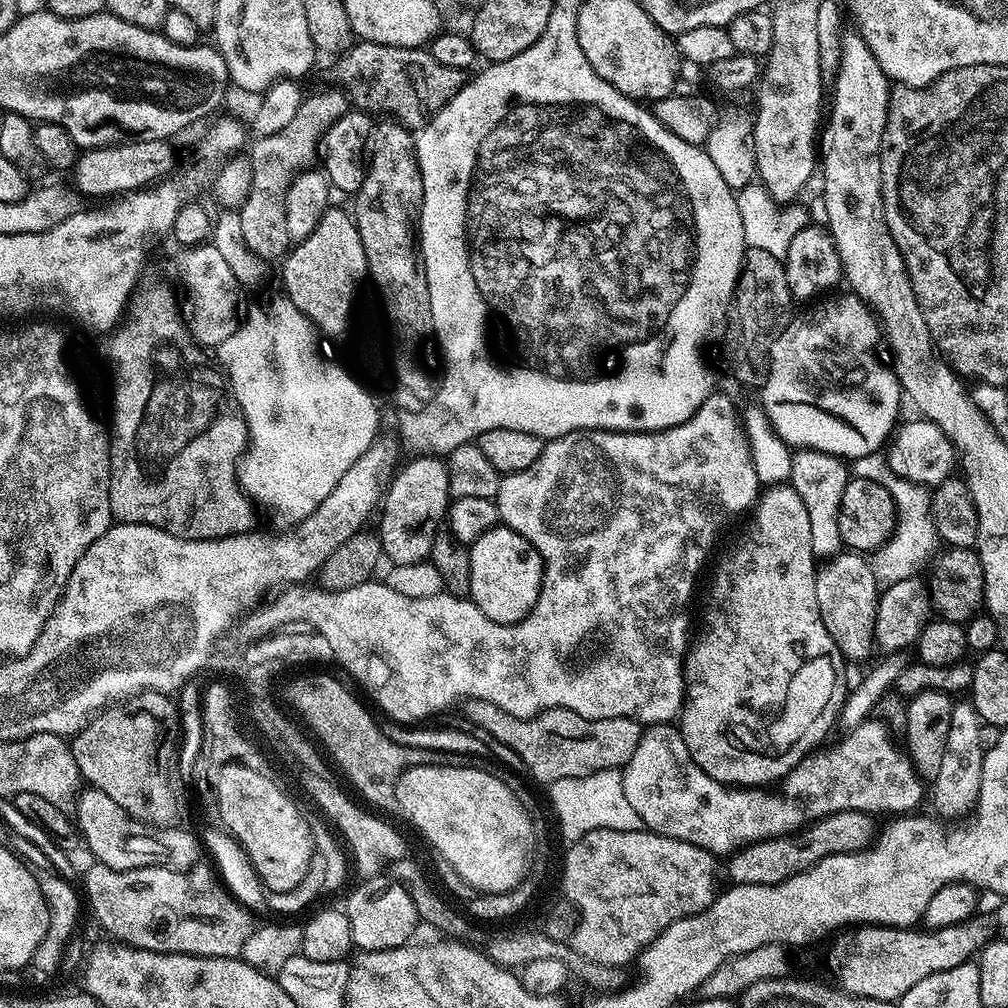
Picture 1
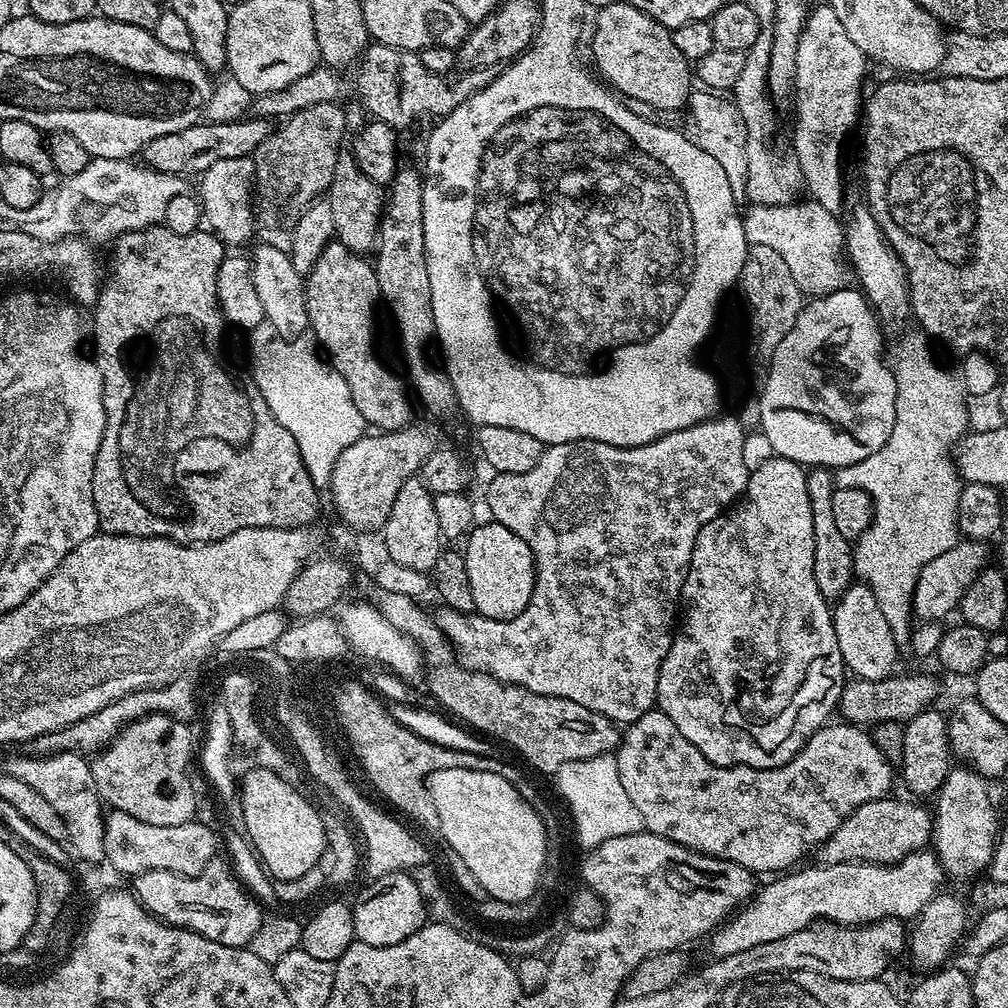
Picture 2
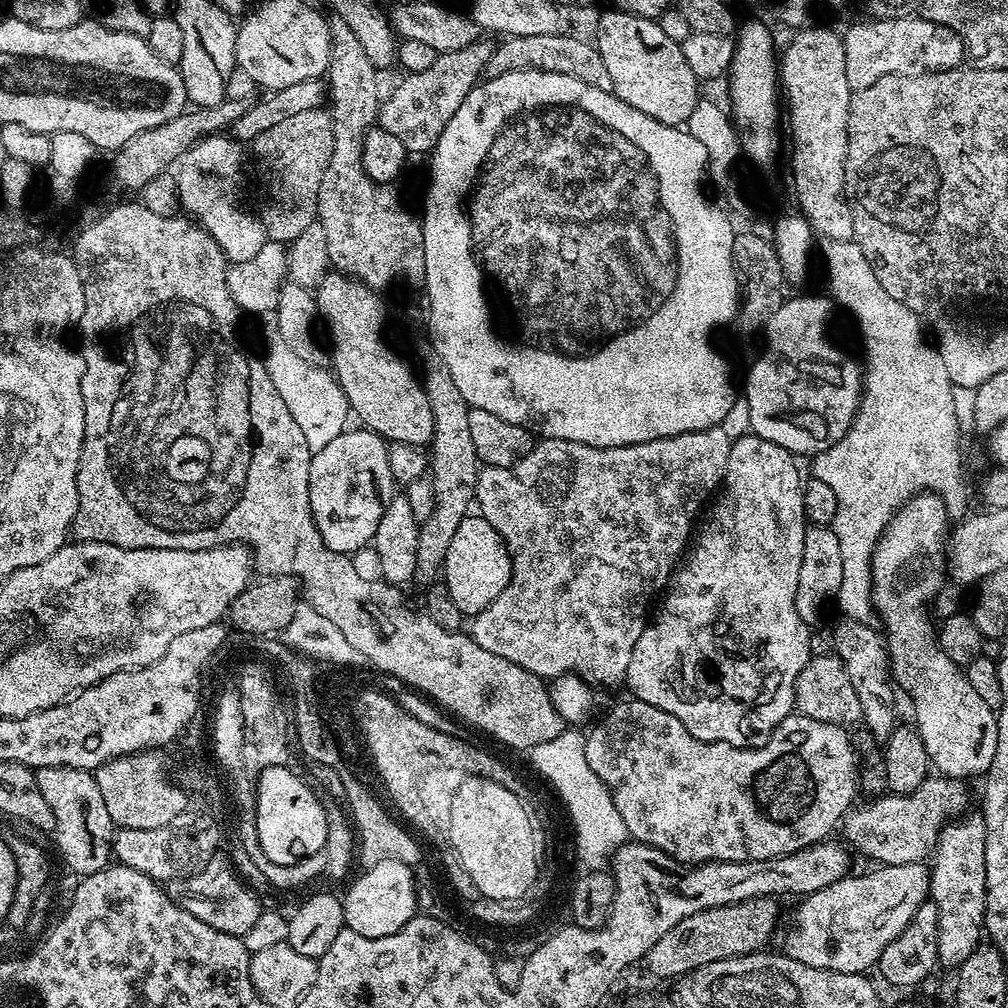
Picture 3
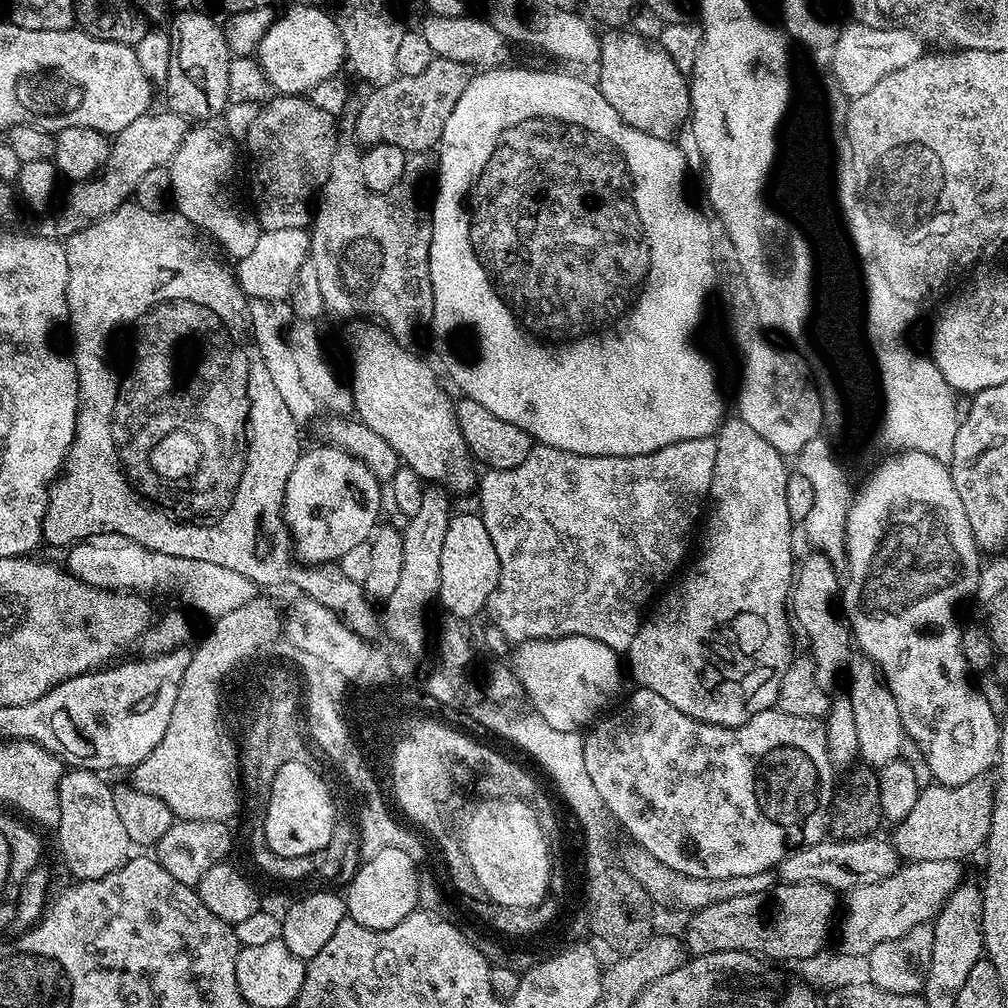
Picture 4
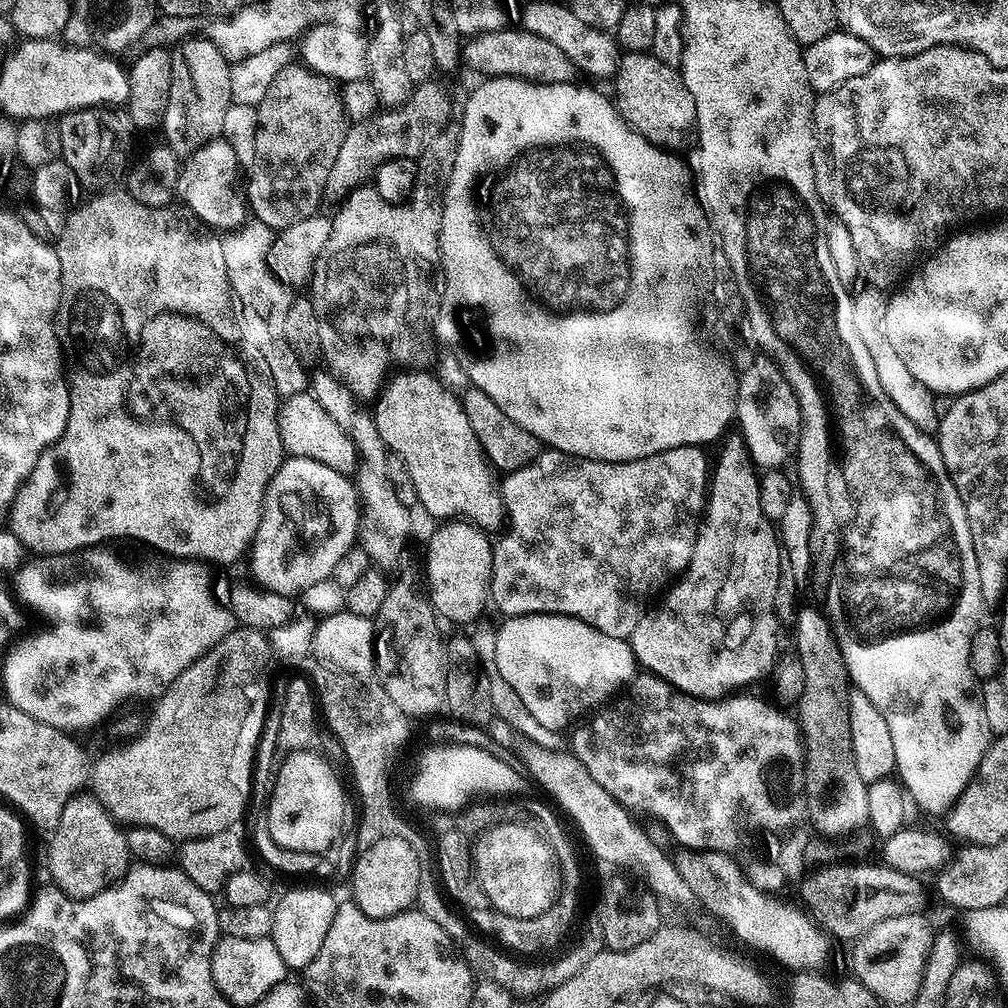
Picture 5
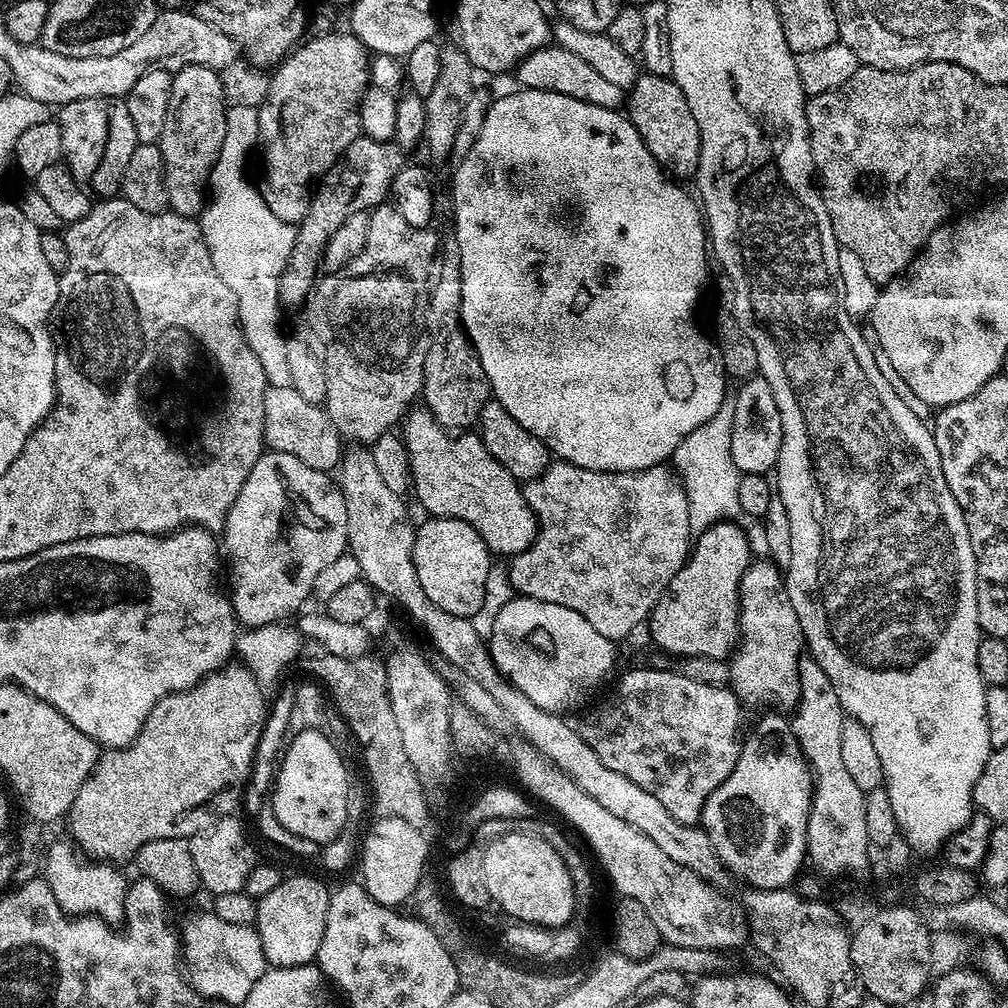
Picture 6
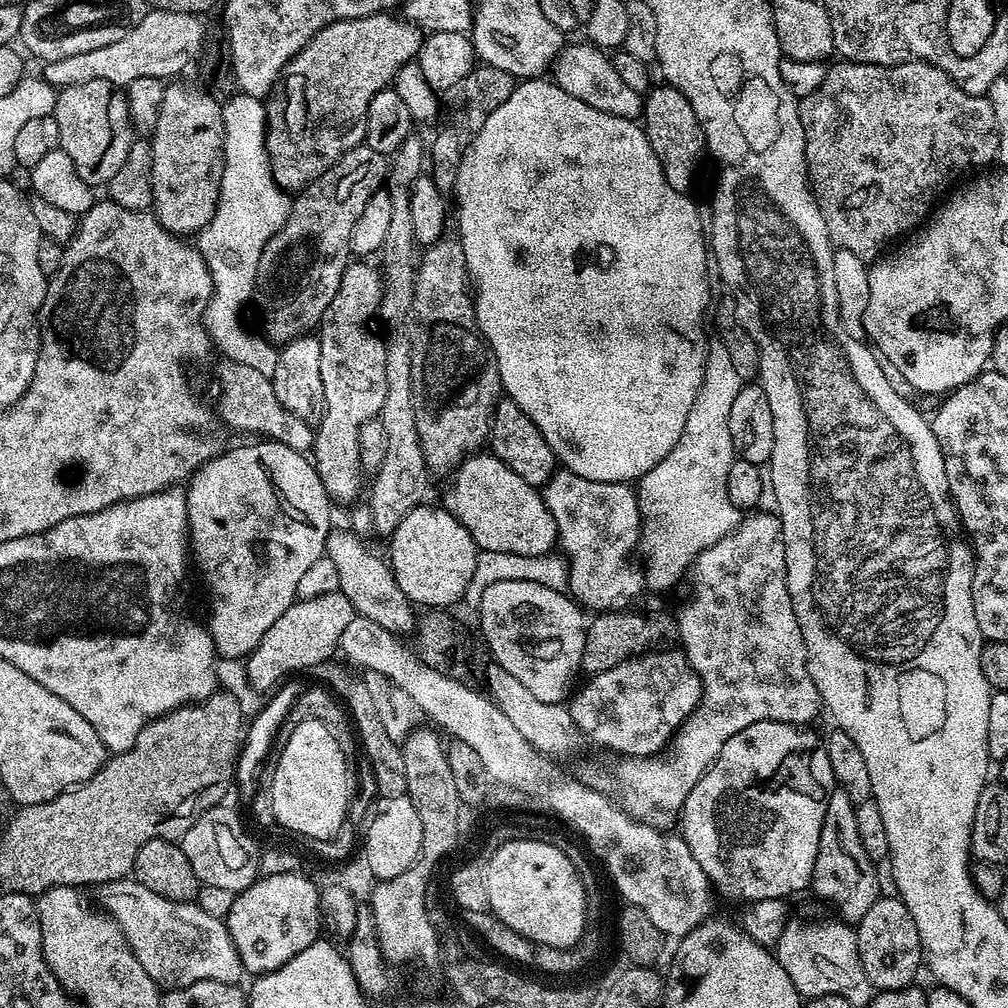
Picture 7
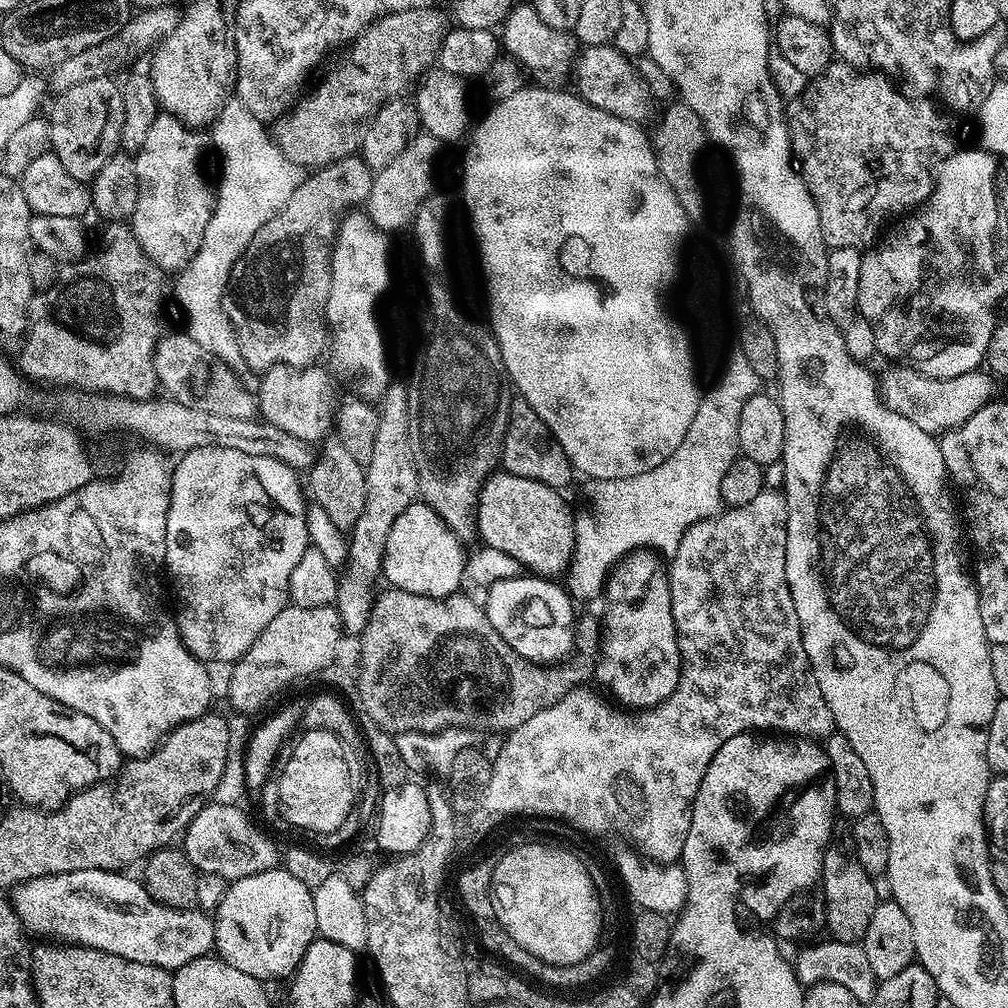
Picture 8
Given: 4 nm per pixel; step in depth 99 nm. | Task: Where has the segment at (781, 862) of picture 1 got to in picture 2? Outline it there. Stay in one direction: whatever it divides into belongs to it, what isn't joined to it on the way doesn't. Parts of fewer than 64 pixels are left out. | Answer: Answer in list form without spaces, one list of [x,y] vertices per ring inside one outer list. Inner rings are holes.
[[[893,798],[866,802],[858,806],[815,849],[815,863],[821,864],[853,864],[860,860],[864,864],[897,864],[902,858],[906,858],[911,852],[921,851],[924,844],[930,840],[930,816],[920,808],[912,804],[899,804]]]

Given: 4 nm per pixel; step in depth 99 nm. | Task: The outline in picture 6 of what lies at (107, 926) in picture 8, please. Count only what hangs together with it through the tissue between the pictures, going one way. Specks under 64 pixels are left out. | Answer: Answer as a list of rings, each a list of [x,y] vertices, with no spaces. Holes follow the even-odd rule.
[[[205,910],[184,928],[182,956],[186,961],[186,979],[192,989],[209,1001],[221,1000],[225,1006],[240,1006],[254,984],[266,971],[262,942],[255,927],[222,922],[216,913]]]

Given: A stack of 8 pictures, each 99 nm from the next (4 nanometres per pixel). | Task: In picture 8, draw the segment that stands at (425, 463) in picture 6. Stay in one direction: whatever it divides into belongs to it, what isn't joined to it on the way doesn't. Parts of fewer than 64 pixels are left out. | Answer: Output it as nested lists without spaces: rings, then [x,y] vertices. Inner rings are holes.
[[[497,471],[480,489],[480,502],[476,508],[476,527],[479,539],[485,540],[487,547],[501,551],[516,559],[529,573],[545,578],[560,578],[569,571],[572,555],[575,553],[575,542],[578,535],[578,524],[572,521],[572,512],[557,489],[530,478],[511,476],[509,472]]]

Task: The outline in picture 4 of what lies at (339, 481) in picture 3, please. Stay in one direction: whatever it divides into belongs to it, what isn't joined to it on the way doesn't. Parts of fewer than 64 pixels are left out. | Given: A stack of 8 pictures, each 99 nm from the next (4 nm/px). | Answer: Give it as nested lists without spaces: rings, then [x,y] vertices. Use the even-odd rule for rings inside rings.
[[[331,446],[323,447],[301,451],[294,470],[290,470],[284,491],[284,523],[291,535],[295,555],[308,566],[338,562],[358,543],[369,542],[380,516],[381,481],[350,453]]]

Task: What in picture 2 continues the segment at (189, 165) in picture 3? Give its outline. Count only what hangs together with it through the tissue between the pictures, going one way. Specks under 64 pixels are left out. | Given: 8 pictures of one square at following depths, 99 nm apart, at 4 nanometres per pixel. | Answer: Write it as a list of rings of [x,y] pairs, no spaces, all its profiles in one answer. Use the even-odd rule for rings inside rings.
[[[246,156],[218,160],[199,177],[198,199],[201,203],[203,219],[207,227],[229,247],[251,241],[253,237],[255,174],[256,165],[251,157]]]

